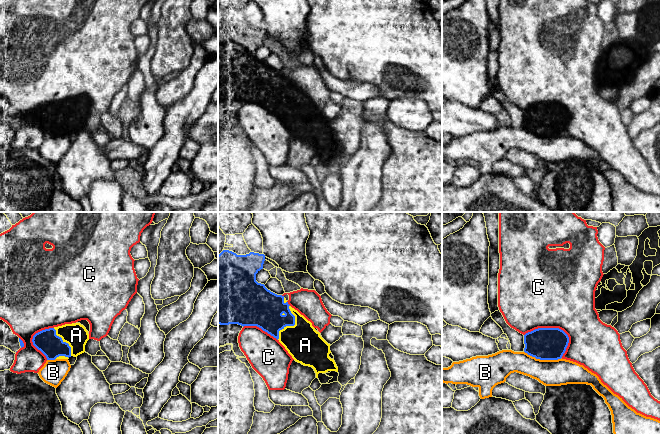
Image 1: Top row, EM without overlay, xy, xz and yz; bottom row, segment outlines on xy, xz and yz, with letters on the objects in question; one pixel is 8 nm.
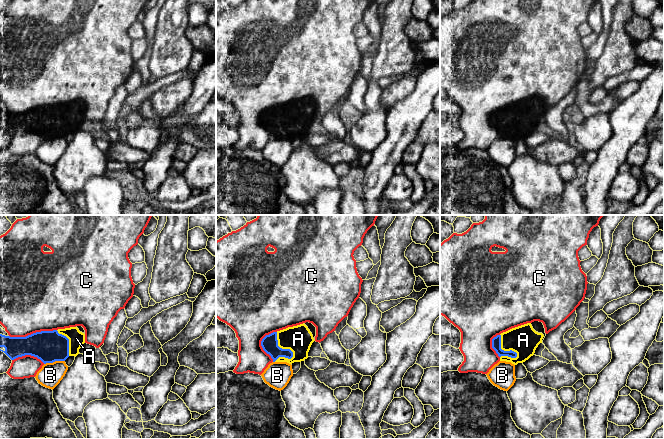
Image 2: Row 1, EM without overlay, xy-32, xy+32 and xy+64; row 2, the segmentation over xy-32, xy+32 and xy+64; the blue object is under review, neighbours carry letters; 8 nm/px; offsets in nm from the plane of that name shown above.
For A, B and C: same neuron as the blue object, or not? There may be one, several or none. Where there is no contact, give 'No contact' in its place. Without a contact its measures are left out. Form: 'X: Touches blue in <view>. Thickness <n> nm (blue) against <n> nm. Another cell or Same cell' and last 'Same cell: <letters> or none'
A: Touches blue in xz. Thickness 280 nm (blue) against 280 nm. Same cell
B: Touches blue in yz. Thickness 260 nm (blue) against 220 nm. Another cell
C: Touches blue in yz. Thickness 260 nm (blue) against 500 nm. Another cell
Same cell: A

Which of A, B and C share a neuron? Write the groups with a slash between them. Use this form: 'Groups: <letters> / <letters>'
Groups: A / B / C

